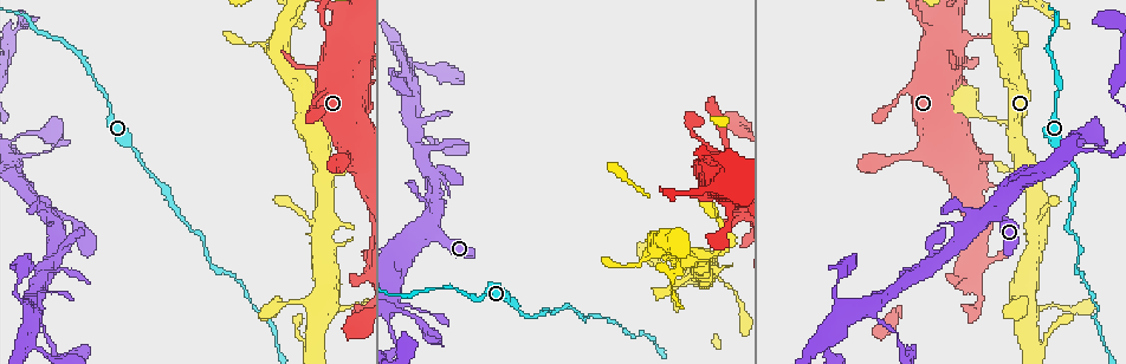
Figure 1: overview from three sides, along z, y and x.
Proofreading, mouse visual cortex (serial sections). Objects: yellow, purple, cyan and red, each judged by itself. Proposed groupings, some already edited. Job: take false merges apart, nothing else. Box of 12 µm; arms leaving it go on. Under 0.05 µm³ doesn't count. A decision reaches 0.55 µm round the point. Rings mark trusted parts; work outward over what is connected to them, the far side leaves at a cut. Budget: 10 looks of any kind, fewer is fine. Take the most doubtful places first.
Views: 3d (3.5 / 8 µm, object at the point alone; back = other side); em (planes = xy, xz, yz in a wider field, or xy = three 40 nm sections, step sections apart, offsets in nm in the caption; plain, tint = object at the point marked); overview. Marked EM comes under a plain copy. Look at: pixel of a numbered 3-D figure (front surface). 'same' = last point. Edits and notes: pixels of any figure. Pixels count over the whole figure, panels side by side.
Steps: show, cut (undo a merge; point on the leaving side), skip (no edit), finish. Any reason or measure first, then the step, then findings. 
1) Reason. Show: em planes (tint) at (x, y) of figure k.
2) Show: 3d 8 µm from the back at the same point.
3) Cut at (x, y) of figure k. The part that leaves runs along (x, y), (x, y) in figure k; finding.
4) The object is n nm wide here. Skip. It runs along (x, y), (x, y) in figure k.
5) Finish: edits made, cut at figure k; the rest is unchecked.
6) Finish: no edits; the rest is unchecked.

Thin neck. Show: 3d 8 µm at (959, 37) of figure 1.

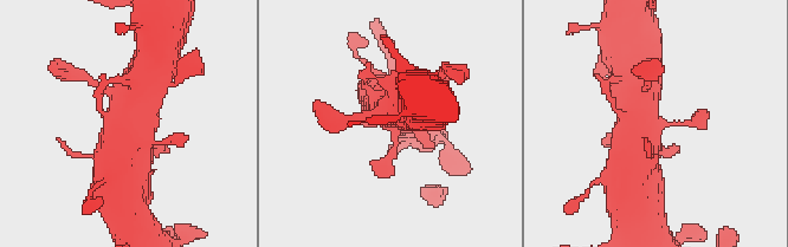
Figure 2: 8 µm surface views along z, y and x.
Show: em xy step 5 (tint) at (654, 127) of figure 2.

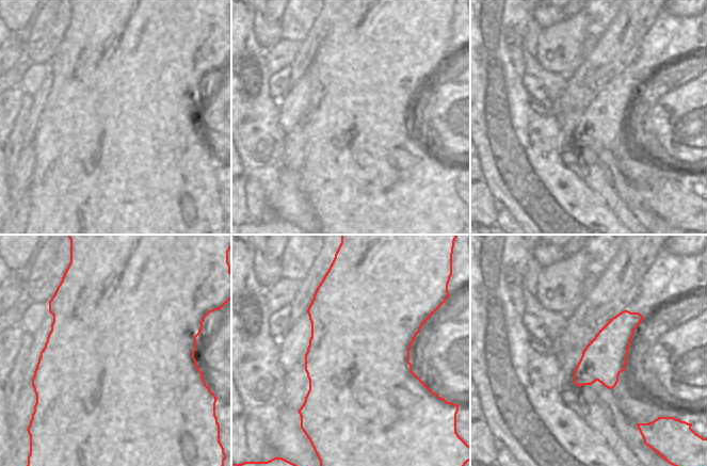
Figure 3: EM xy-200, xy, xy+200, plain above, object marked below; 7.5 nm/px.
Skip. It runs along (121, 150), (126, 115), (142, 89) in figure 2; all the same cell.

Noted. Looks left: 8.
Show: 3d 3.5 µm at (315, 303) of figure 1.

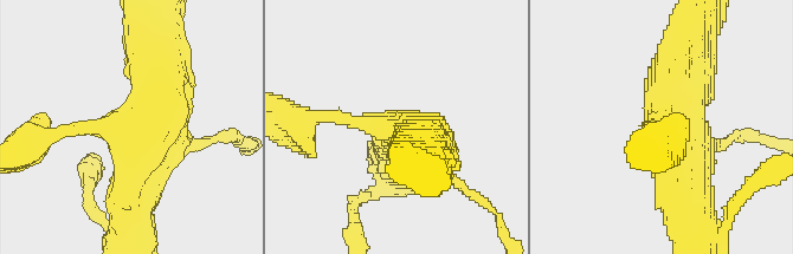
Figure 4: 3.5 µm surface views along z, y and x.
Show: em xy step 2 (tint) at (136, 124) of figure 4.

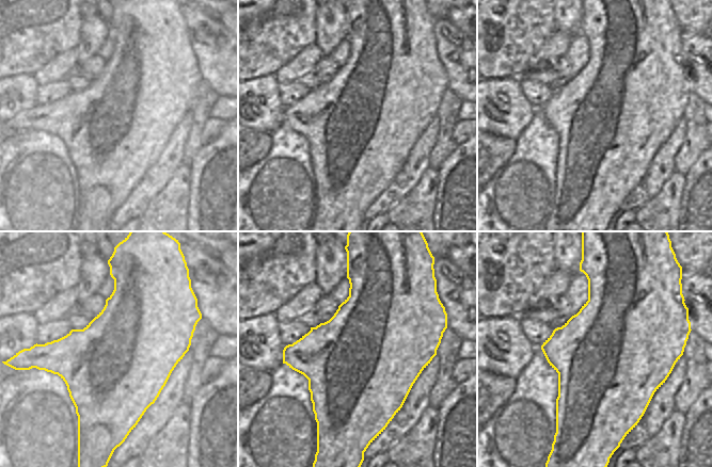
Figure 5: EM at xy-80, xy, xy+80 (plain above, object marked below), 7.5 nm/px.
Skip. It runs along (159, 50), (140, 199) in figure 4; all the same cell.

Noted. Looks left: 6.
Four arms meet. Show: 3d 8 µm at (430, 230) of figure 1.

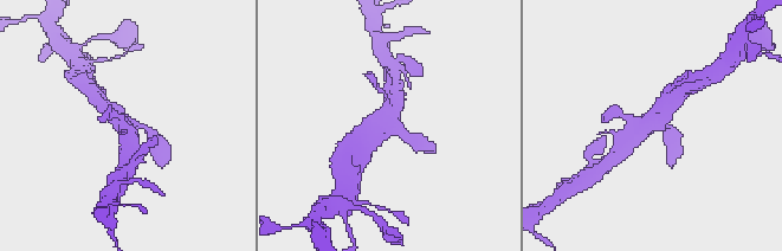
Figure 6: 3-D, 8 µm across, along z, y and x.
Zoom in. Show: 3d 3.5 µm at (650, 124) of figure 6.

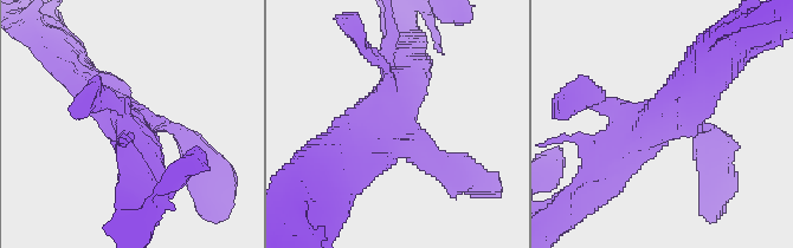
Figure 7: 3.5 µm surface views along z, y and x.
Skip. It runs along (452, 167), (398, 142), (412, 70) in figure 7; continuous, no second cell.

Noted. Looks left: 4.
Show: 3d 3.5 µm from the back at (1026, 177) of figure 1.

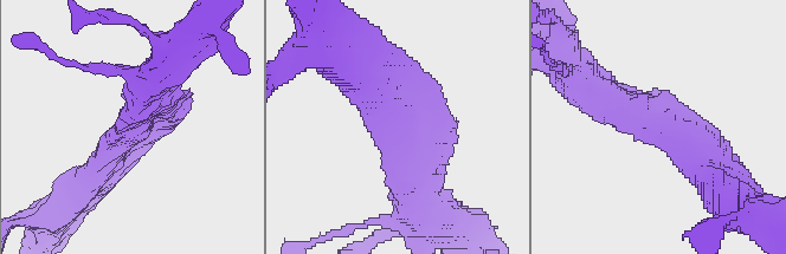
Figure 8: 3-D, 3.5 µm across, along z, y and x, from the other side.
Shape alone is not enough. Show: em xy step 1 (tint) at (133, 127) of figure 8.

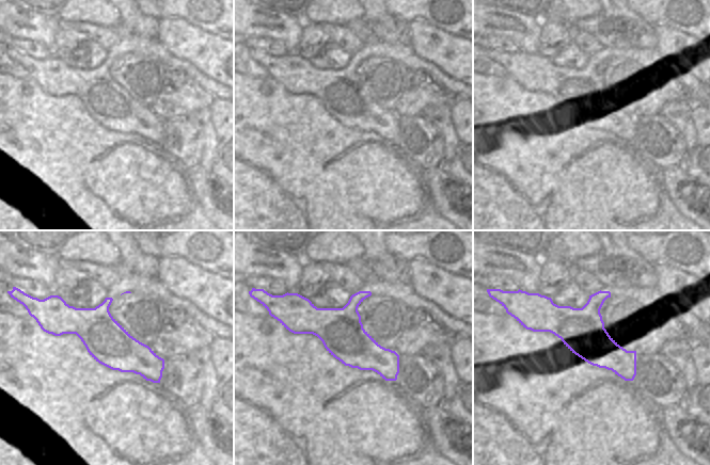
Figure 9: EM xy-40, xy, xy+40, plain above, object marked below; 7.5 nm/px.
Skip. Continuous, no second cell.

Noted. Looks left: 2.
Finish: no edits; the rest is unchecked.

